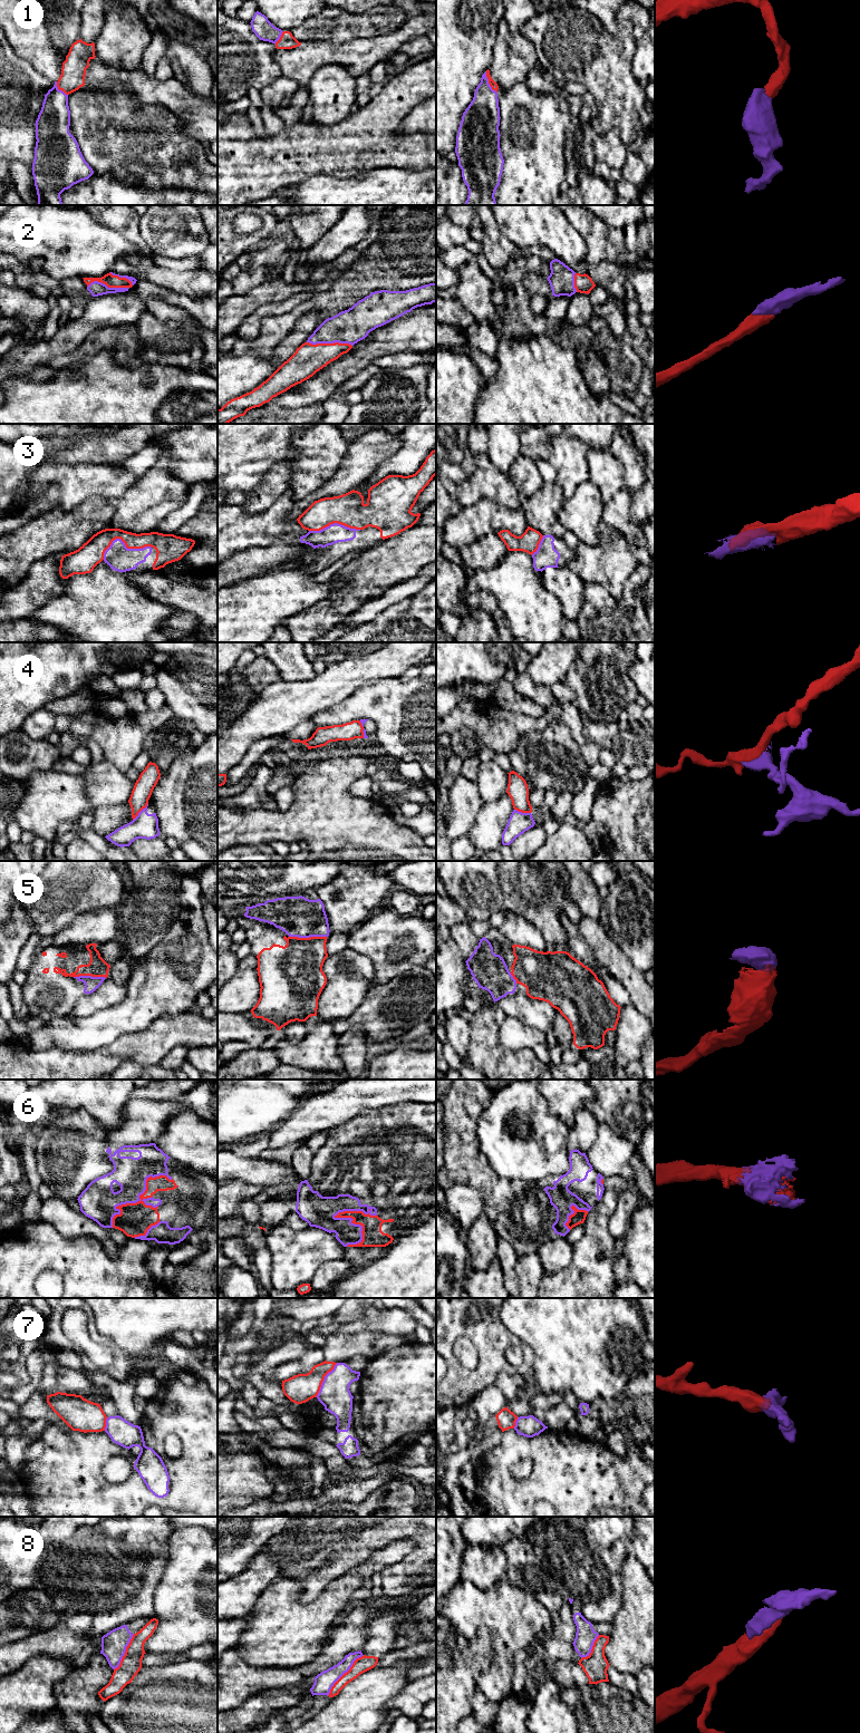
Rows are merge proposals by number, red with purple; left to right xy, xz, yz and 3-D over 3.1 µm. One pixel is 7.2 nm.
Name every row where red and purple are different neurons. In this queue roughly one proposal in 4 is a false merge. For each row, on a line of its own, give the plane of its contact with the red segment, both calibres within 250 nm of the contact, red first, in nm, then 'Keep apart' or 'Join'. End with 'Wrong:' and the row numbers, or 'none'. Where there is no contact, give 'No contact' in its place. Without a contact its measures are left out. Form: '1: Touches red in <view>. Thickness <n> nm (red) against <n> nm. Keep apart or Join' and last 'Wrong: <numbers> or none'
1: Touches red in yz. Thickness 50 nm (red) against 260 nm. Join
2: Touches red in xz. Thickness 220 nm (red) against 240 nm. Join
3: Touches red in xy. Thickness 170 nm (red) against 180 nm. Join
4: Touches red in xy. Thickness 140 nm (red) against 180 nm. Keep apart
5: Touches red in xz. Thickness 380 nm (red) against 280 nm. Join
6: Touches red in xy. Thickness 240 nm (red) against 240 nm. Join
7: Touches red in xz. Thickness 200 nm (red) against 220 nm. Keep apart
8: Touches red in xz. Thickness 120 nm (red) against 140 nm. Keep apart
Wrong: 4, 7, 8

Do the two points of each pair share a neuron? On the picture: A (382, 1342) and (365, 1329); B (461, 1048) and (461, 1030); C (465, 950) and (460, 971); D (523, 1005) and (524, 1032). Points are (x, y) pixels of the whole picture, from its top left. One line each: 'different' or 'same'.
A: different
B: same
C: different
D: different

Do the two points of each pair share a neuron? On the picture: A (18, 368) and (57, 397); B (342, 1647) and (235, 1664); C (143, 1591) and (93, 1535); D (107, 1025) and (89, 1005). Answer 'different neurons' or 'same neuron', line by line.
A: different neurons
B: same neuron
C: same neuron
D: different neurons

